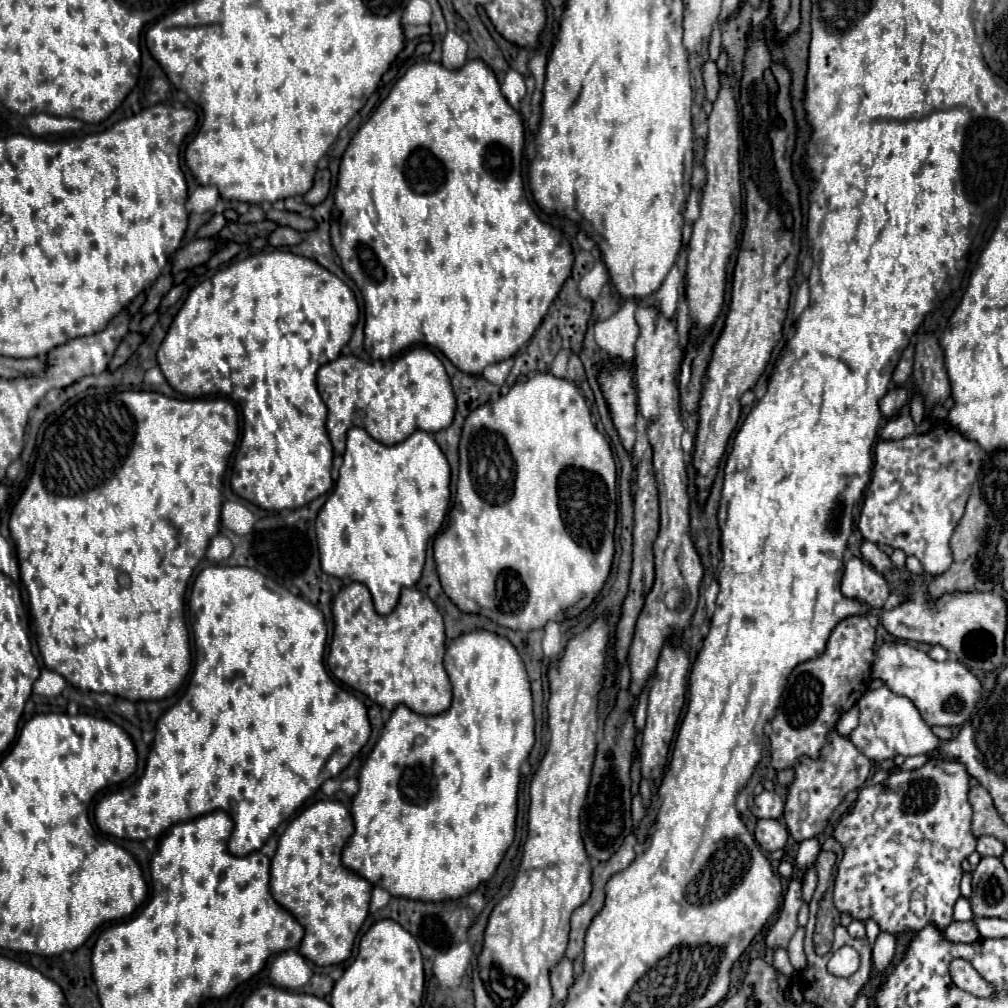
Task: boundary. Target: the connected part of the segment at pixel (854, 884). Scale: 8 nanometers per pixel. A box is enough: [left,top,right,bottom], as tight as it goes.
[832,758,976,936]

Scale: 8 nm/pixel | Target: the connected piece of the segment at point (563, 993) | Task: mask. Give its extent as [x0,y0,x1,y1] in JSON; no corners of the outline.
[550,956,574,1002]

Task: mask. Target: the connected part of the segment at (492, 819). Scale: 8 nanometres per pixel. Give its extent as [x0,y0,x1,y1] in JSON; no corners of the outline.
[342,630,534,900]

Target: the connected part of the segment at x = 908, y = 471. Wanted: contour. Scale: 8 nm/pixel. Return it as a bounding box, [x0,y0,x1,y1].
[858,422,980,576]

